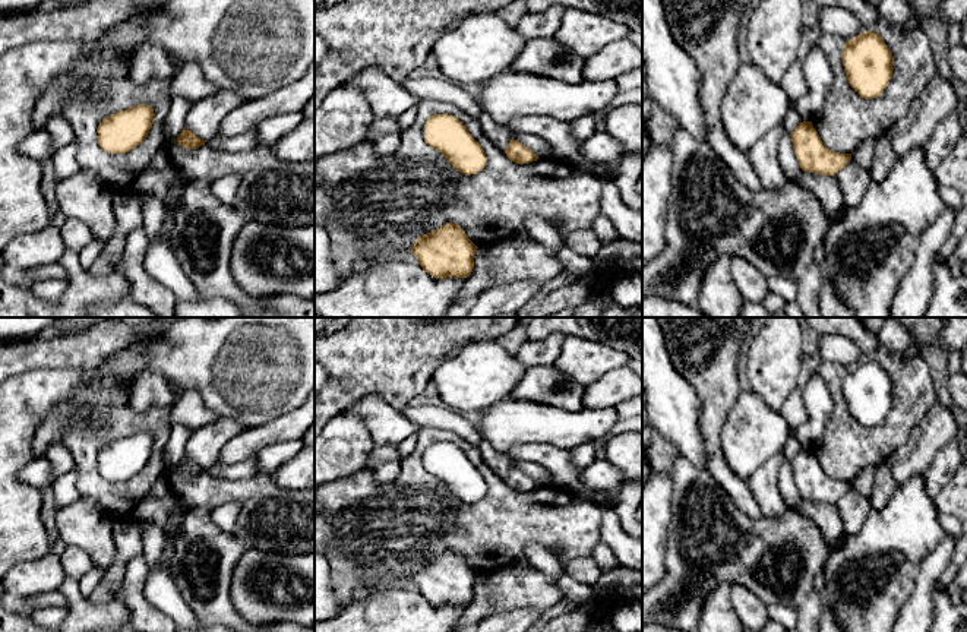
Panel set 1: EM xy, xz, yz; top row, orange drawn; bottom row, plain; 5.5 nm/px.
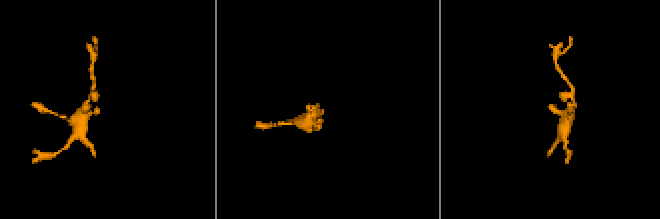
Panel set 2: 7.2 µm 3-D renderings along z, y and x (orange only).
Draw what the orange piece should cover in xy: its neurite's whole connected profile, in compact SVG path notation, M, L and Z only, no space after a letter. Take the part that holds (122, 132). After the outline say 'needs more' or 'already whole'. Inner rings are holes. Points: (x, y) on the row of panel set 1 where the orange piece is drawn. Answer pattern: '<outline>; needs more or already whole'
M135 105L105 117L98 126L98 142L108 154L126 154L139 146L154 124L151 105Z; already whole

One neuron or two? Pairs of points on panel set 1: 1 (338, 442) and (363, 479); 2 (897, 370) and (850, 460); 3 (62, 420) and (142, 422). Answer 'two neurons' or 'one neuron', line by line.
1: two neurons
2: one neuron
3: one neuron

